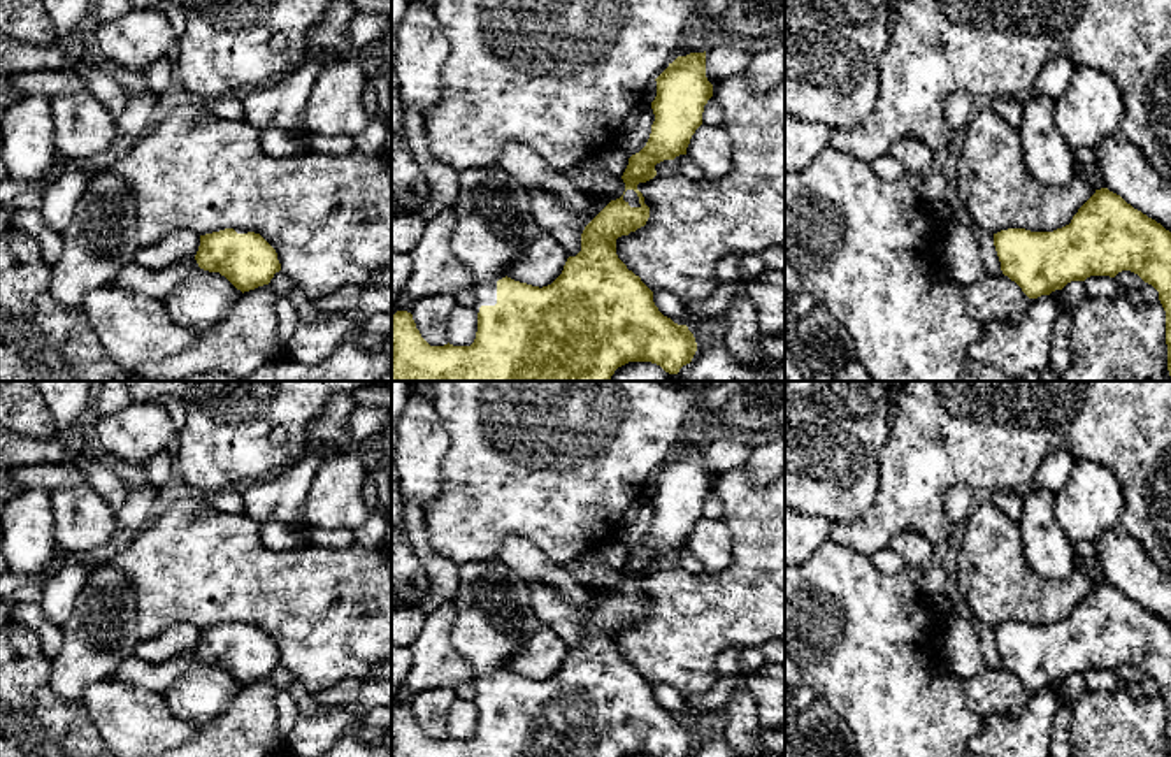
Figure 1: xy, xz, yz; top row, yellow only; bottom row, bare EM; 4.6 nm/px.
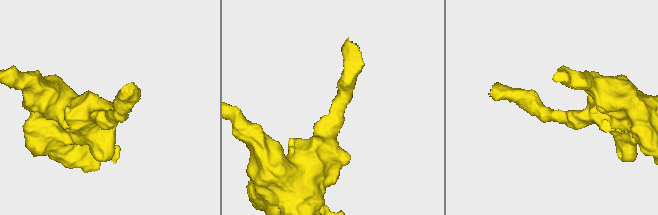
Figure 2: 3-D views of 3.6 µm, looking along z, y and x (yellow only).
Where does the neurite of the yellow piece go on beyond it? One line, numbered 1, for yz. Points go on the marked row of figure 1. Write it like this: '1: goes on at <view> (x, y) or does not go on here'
1: does not go on here

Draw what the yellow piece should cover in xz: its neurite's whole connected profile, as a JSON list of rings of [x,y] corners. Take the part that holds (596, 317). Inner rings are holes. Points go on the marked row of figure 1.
[[[706,51],[678,56],[655,81],[655,121],[646,146],[629,158],[621,176],[625,193],[585,227],[581,251],[567,258],[562,274],[542,288],[507,276],[474,285],[478,332],[471,346],[430,346],[413,314],[397,311],[392,316],[392,381],[609,381],[629,362],[651,362],[669,374],[692,362],[697,351],[693,334],[658,311],[653,292],[616,255],[616,239],[644,227],[650,218],[637,184],[657,176],[657,163],[686,155],[713,97]]]

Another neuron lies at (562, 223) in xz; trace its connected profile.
[[[625,183],[613,193],[588,193],[586,207],[579,213],[565,207],[553,193],[530,186],[530,207],[537,225],[557,239],[569,256],[581,251],[581,234],[585,227],[611,202],[623,195]]]

